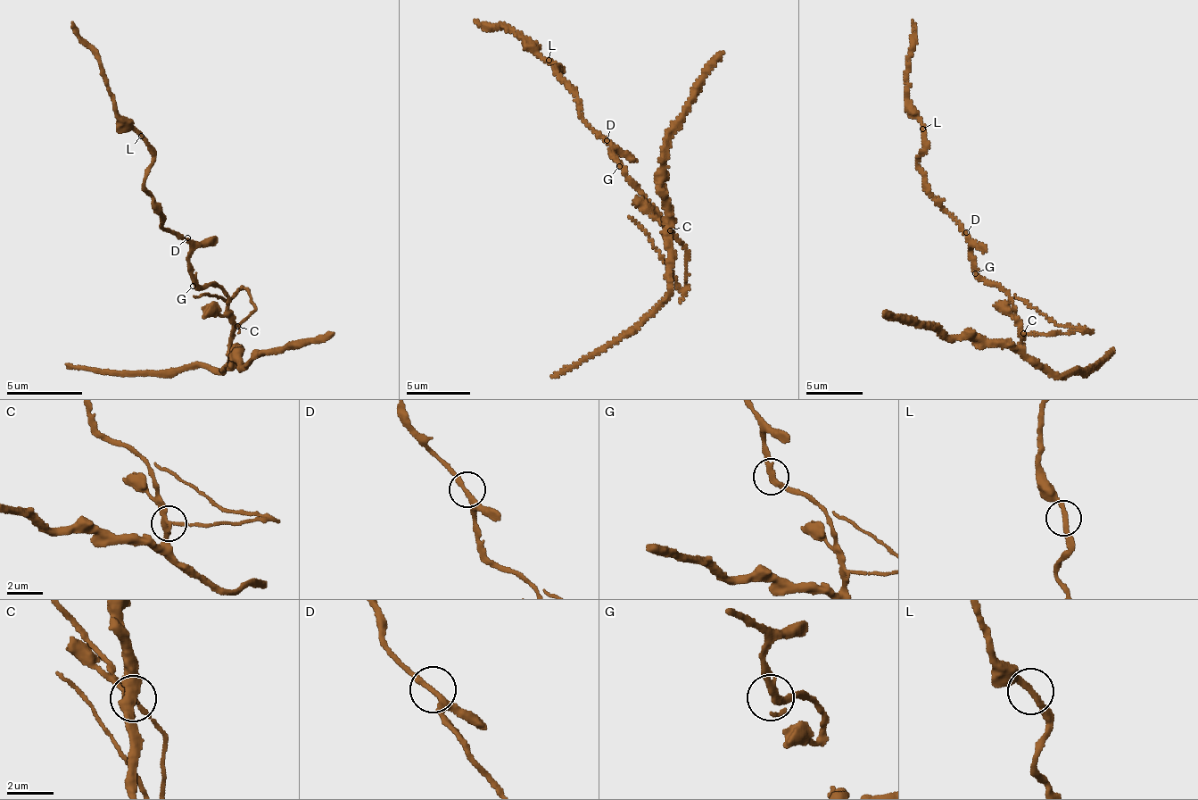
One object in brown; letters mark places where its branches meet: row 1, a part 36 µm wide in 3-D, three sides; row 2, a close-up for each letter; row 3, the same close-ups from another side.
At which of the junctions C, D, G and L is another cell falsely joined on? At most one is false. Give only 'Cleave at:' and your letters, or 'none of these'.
Cleave at: C

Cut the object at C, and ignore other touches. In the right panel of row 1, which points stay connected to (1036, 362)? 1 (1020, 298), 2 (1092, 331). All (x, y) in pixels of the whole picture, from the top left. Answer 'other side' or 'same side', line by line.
1: other side
2: other side

